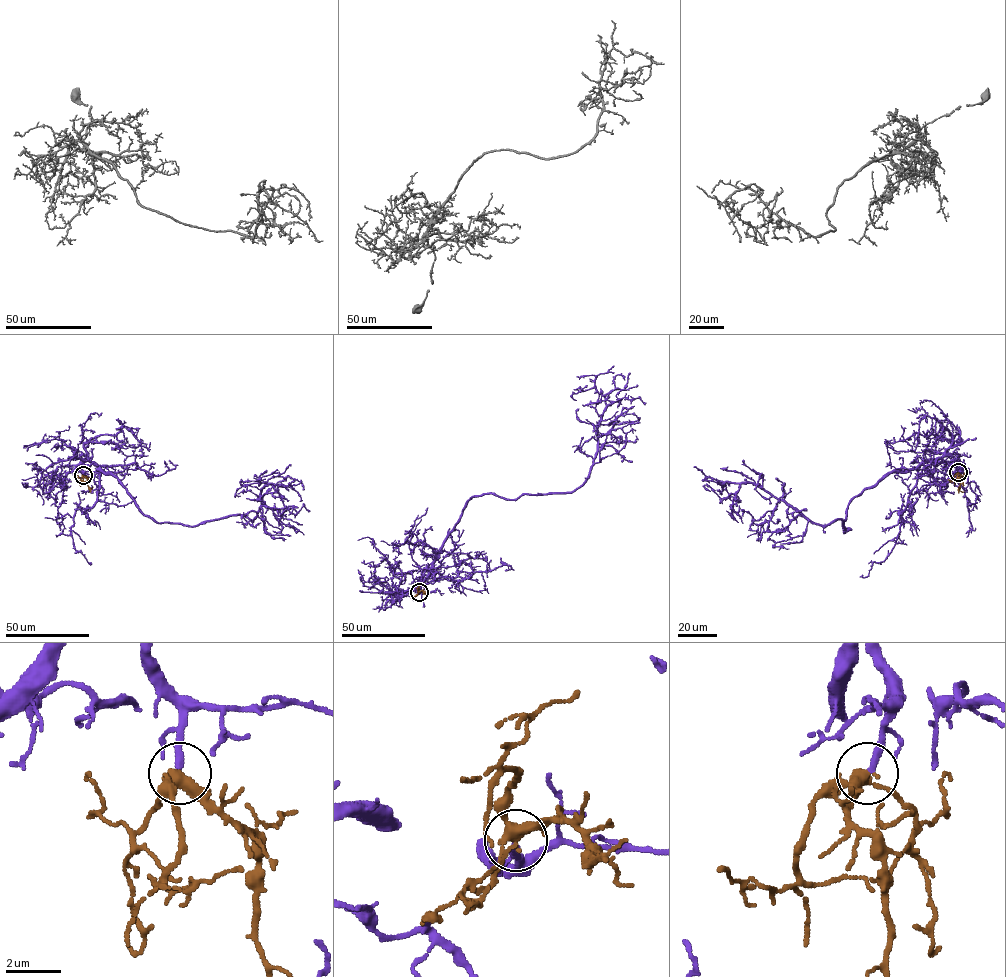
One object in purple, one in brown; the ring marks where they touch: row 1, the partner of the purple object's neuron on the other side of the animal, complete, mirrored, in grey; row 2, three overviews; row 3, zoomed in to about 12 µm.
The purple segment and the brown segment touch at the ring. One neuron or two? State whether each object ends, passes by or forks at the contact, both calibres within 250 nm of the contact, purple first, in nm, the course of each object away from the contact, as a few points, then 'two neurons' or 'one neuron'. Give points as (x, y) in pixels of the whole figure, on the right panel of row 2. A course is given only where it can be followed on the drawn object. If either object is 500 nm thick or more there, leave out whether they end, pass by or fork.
purple ends; brown forks; calibres 260 and 320 nm; course purple (958, 472), (947, 456), (888, 472), (849, 504), (844, 533), (752, 483), (739, 515); course brown (958, 472), (959, 490), (964, 491); one neuron

